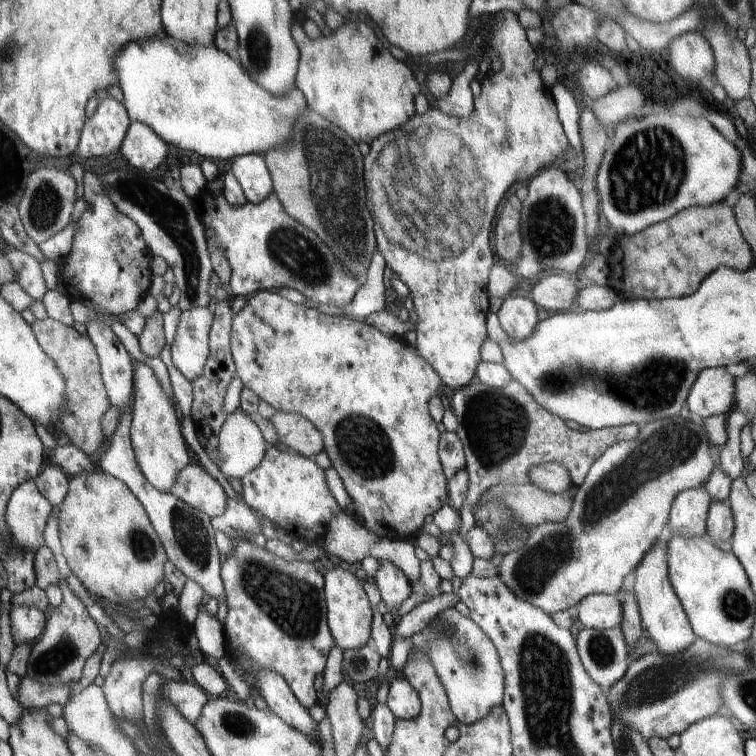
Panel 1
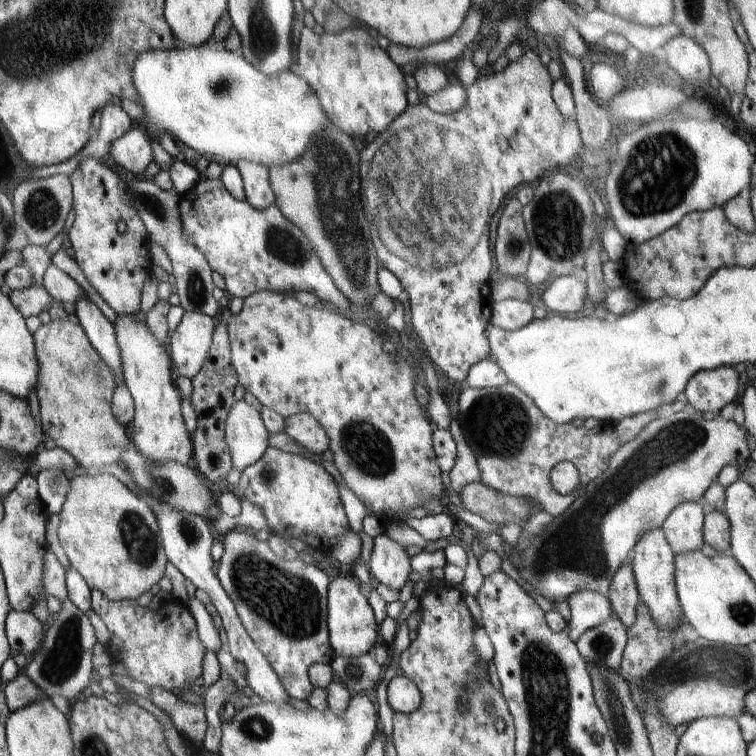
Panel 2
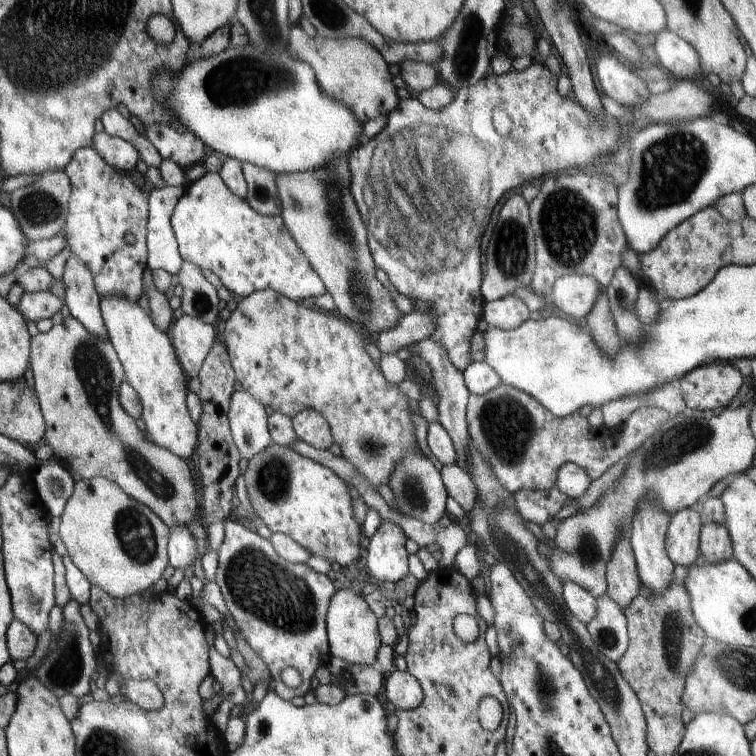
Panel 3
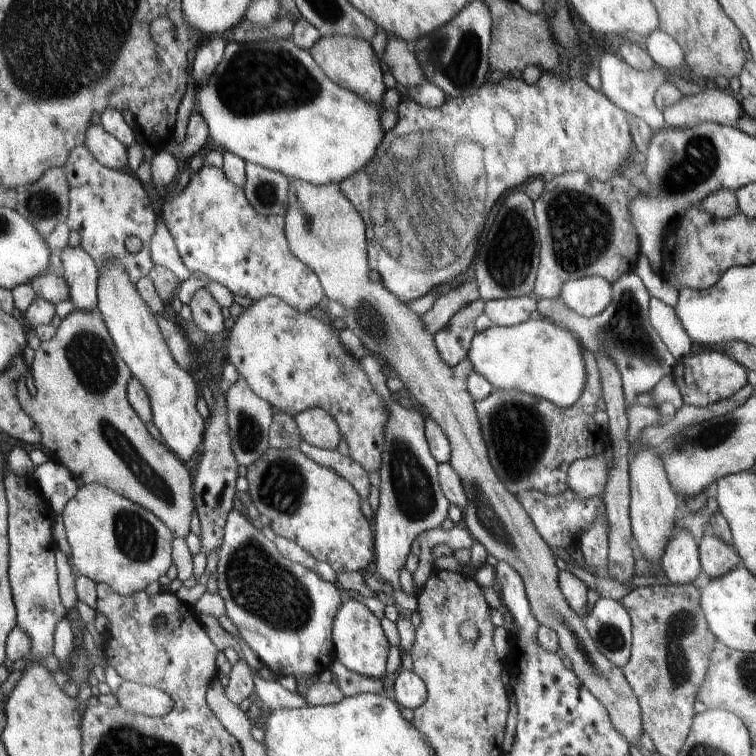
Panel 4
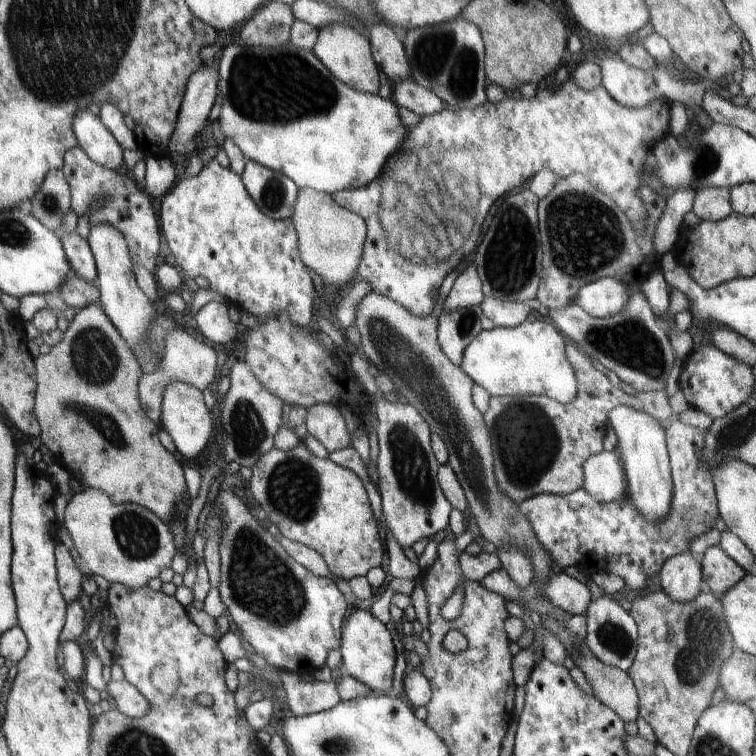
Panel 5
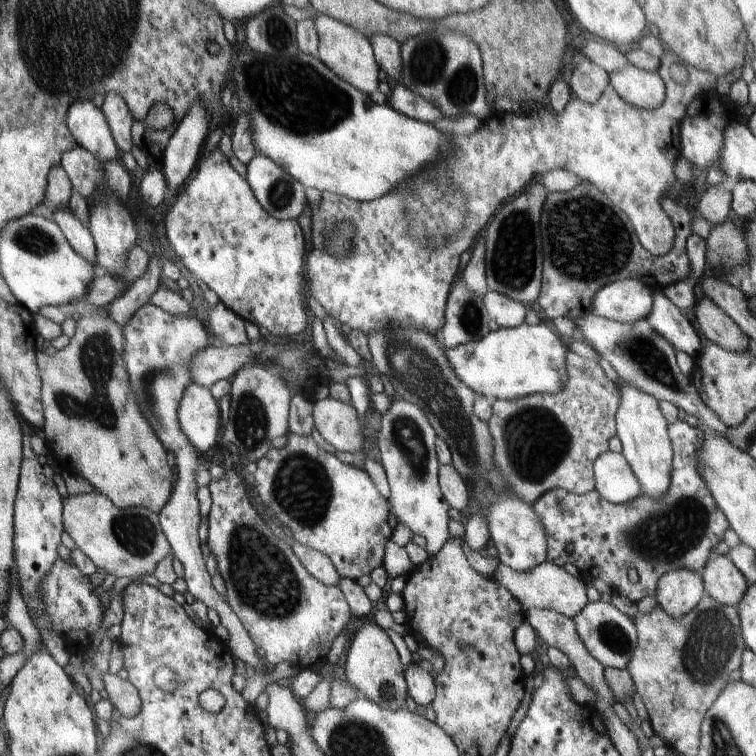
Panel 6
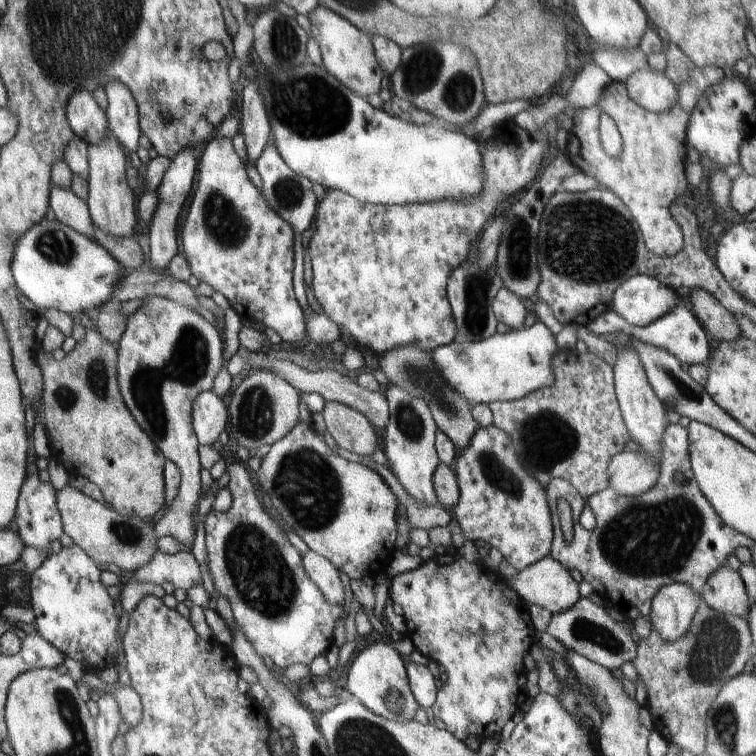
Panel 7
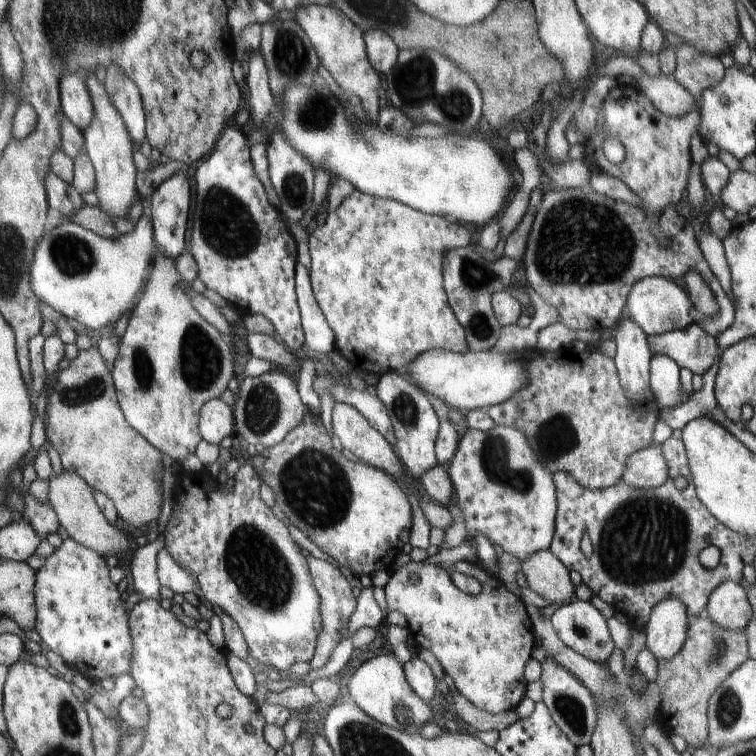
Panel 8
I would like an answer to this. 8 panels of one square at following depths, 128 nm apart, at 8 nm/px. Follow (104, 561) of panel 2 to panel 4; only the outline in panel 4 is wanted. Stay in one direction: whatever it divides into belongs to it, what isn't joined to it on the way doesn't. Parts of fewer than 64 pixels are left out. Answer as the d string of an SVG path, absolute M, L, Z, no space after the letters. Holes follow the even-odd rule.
M98 483L82 486L61 514L75 572L96 584L106 584L120 595L144 591L151 582L165 577L173 563L174 534L155 514L122 498Z

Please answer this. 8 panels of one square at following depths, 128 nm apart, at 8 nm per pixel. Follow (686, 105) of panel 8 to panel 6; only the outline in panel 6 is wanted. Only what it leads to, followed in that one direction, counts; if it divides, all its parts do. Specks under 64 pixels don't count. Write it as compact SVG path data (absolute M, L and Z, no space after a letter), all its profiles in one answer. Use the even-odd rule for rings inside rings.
M632 65L610 72L608 82L624 102L642 110L654 110L667 95L659 71L644 71Z

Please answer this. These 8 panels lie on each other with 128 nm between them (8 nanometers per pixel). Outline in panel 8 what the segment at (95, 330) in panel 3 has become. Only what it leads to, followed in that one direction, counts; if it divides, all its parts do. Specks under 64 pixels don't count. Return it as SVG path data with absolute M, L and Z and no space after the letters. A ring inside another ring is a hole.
M51 170L44 174L44 186L49 207L58 210L65 218L72 216L85 204L78 190Z

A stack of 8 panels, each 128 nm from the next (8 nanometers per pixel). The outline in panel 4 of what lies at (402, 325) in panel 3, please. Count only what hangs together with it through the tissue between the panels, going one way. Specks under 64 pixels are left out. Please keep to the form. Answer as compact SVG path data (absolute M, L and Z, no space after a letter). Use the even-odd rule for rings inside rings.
M472 278L436 298L434 306L426 314L422 314L420 320L424 322L428 334L434 336L442 328L446 328L446 324L459 310L477 300L480 300L478 282L476 278ZM368 354L362 358L360 366L370 378L372 388L384 398L388 420L384 428L384 446L382 464L380 465L379 507L373 517L374 532L374 566L376 576L382 581L390 582L396 592L400 586L400 568L405 568L405 562L410 554L412 542L428 532L442 527L442 522L448 518L448 499L442 492L436 459L432 456L427 438L425 437L425 418L416 409L402 407L391 399L391 392L386 386L390 372L386 370L380 358Z

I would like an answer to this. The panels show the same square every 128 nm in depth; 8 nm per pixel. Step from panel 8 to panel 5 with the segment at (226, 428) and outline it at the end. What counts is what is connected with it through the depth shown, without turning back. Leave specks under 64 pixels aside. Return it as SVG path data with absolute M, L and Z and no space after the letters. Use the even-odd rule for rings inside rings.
M174 381L166 387L162 395L160 428L170 435L176 450L184 458L192 460L206 448L206 444L212 436L213 423L210 413L204 402L203 391L187 382Z

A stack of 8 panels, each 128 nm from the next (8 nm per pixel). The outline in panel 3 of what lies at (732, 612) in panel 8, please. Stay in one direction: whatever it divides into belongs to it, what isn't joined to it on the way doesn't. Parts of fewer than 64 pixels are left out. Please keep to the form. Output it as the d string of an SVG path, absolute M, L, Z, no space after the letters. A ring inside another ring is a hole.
M706 520L701 527L699 538L700 554L706 557L708 563L717 564L733 560L733 547L724 524Z

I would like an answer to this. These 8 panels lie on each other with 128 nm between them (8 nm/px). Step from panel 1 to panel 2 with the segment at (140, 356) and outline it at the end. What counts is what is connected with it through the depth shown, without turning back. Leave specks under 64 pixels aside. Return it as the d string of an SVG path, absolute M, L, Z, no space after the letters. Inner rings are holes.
M60 249L53 256L52 264L54 264L60 271L70 276L72 280L78 282L91 301L97 306L102 314L106 316L106 319L113 325L116 325L118 315L108 306L108 304L106 304L106 302L104 302L104 300L102 300L102 298L100 298L100 296L98 296L96 290L90 286L90 283L86 280L84 273L80 270L80 267L76 264L74 259L71 259L65 251Z

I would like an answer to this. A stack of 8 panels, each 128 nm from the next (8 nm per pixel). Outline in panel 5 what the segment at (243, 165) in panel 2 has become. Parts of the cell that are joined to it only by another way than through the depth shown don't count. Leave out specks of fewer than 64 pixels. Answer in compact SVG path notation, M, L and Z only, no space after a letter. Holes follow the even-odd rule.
M248 159L241 179L256 206L270 218L290 219L294 214L299 188L285 174Z

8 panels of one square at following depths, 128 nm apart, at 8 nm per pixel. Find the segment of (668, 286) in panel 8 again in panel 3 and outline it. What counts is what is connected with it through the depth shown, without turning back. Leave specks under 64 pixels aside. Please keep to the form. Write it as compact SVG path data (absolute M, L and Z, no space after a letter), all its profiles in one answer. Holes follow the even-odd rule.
M565 275L553 283L550 300L556 313L580 319L593 310L601 290L592 276Z

